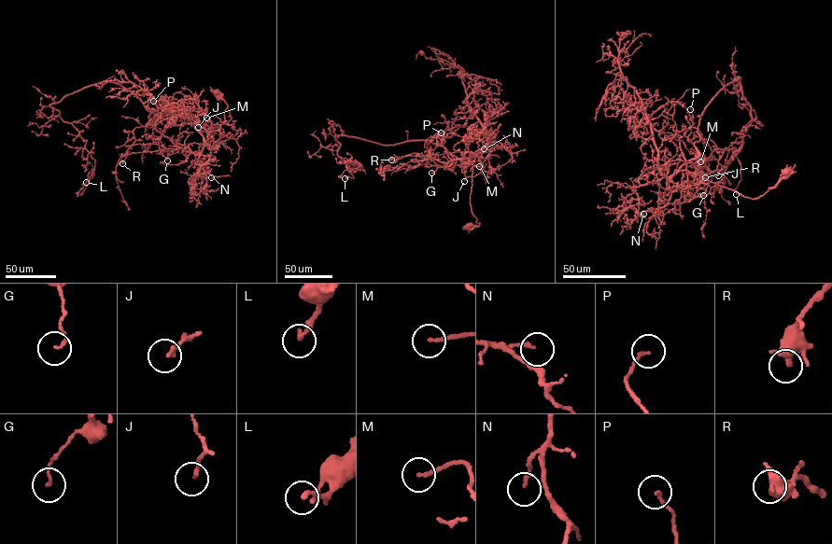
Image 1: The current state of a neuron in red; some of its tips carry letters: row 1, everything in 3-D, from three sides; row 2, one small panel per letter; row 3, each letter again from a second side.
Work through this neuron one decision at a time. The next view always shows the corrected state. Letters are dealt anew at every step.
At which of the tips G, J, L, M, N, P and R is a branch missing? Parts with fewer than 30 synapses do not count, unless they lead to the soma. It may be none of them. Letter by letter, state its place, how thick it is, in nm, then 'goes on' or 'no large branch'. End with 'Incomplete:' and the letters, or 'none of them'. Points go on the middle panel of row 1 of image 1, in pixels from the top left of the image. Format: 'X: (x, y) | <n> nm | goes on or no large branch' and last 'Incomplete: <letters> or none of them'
G: (431, 173) | 110 nm | no large branch
J: (464, 181) | 160 nm | no large branch
L: (345, 178) | 220 nm | no large branch
M: (479, 166) | 160 nm | no large branch
N: (484, 148) | 140 nm | no large branch
P: (441, 132) | 140 nm | no large branch
R: (391, 160) | 320 nm | no large branch
Incomplete: none of them

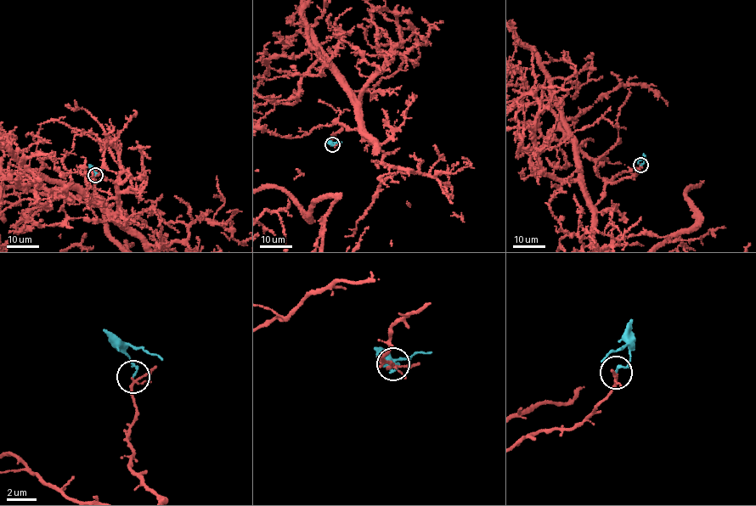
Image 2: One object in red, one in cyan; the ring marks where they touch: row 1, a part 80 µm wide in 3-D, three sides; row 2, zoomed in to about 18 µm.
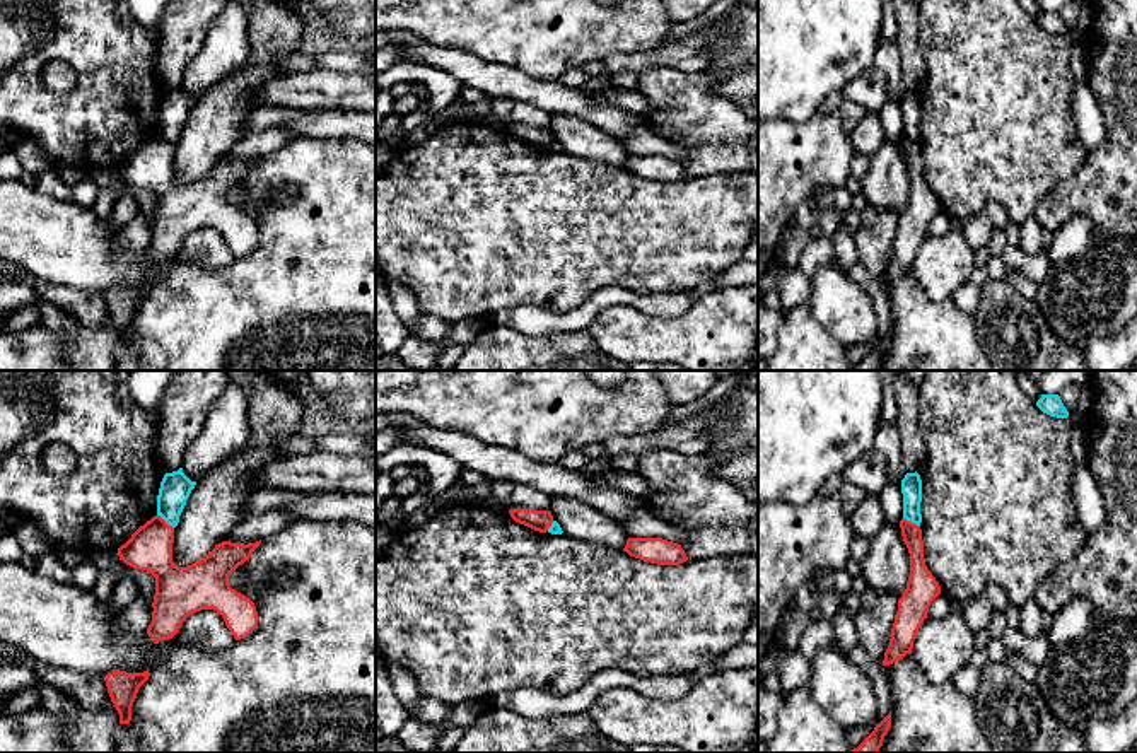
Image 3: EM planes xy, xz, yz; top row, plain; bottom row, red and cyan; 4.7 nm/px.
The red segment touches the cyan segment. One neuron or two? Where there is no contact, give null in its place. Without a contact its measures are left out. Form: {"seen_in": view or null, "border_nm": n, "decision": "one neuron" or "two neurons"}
{"seen_in": "xy", "border_nm": 100, "decision": "two neurons"}

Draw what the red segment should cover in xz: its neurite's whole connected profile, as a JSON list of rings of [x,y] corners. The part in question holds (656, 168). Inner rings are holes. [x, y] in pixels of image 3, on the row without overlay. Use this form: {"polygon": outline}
{"polygon": [[[628,155],[623,169],[657,183],[679,183],[688,178],[681,162],[662,155]]]}

